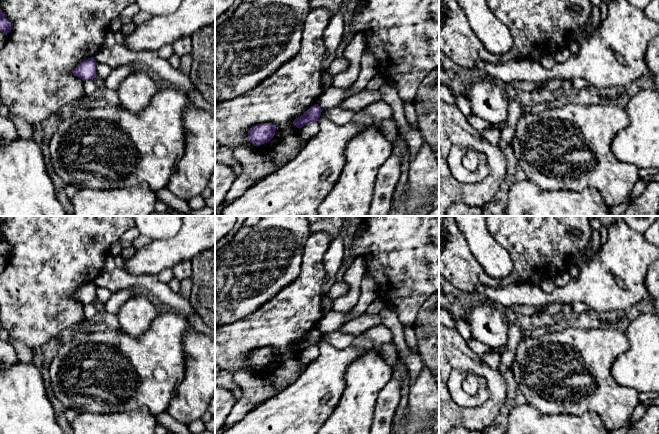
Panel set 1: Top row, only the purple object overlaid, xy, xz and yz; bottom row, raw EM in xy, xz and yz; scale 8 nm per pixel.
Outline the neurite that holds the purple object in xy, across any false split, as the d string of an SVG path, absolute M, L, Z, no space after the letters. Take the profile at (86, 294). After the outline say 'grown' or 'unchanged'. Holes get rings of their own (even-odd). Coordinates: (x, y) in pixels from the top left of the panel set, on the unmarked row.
M94 281L82 285L74 294L73 298L83 305L96 302L97 286Z | unchanged

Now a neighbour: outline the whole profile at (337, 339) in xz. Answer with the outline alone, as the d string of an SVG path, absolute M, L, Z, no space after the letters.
M341 330L322 333L320 341L325 341L336 349L345 349L351 345L355 335L343 333Z

